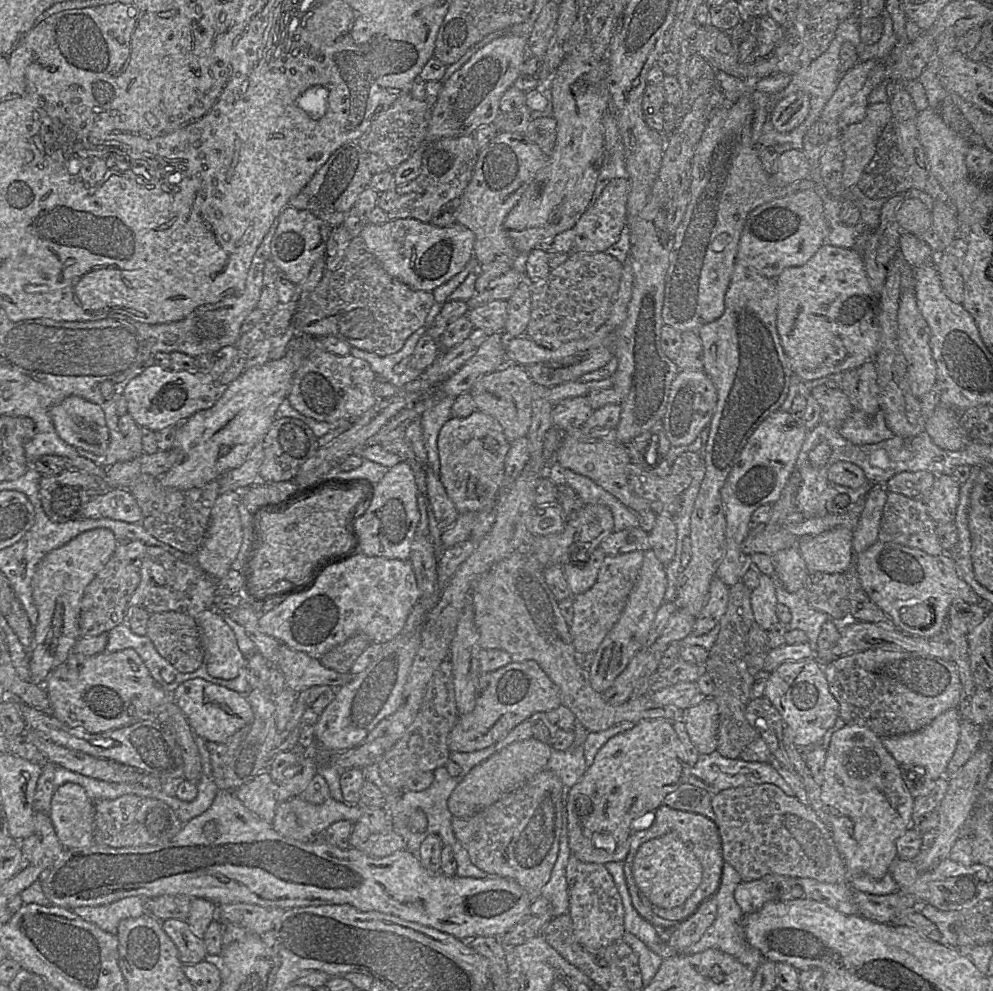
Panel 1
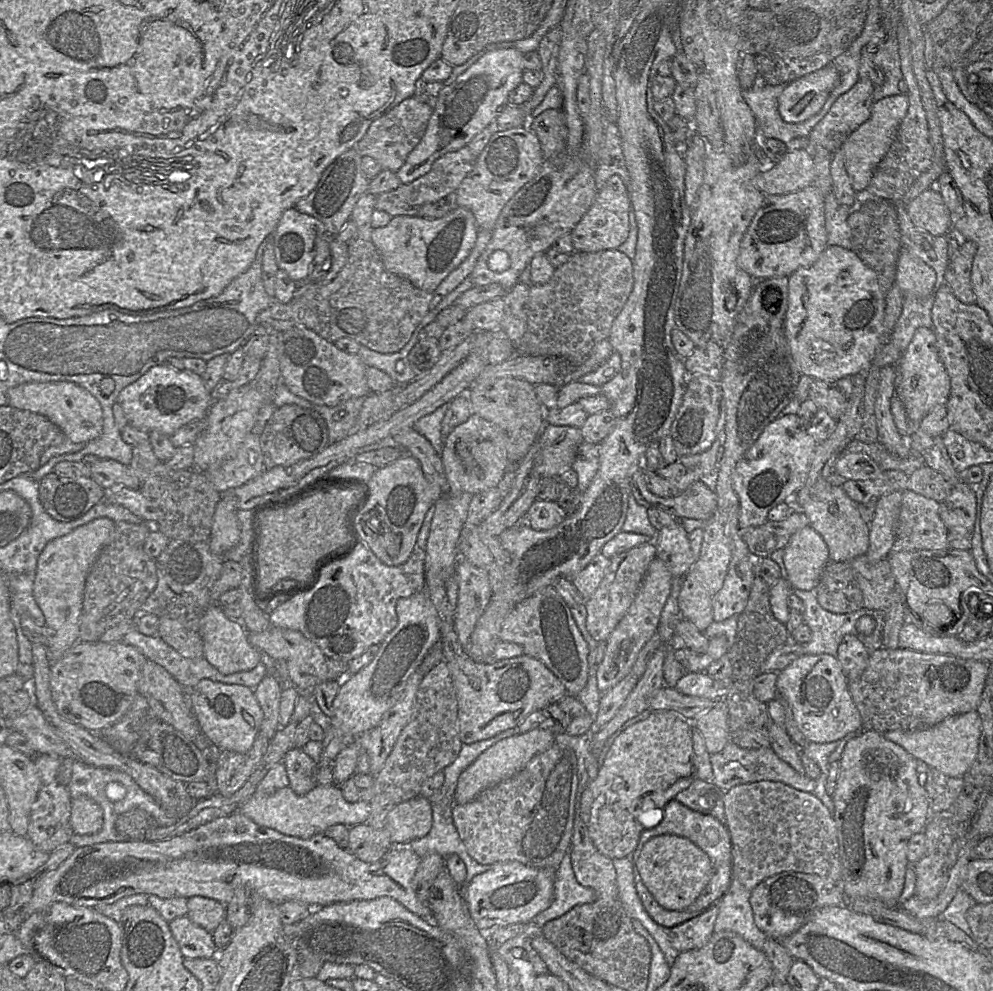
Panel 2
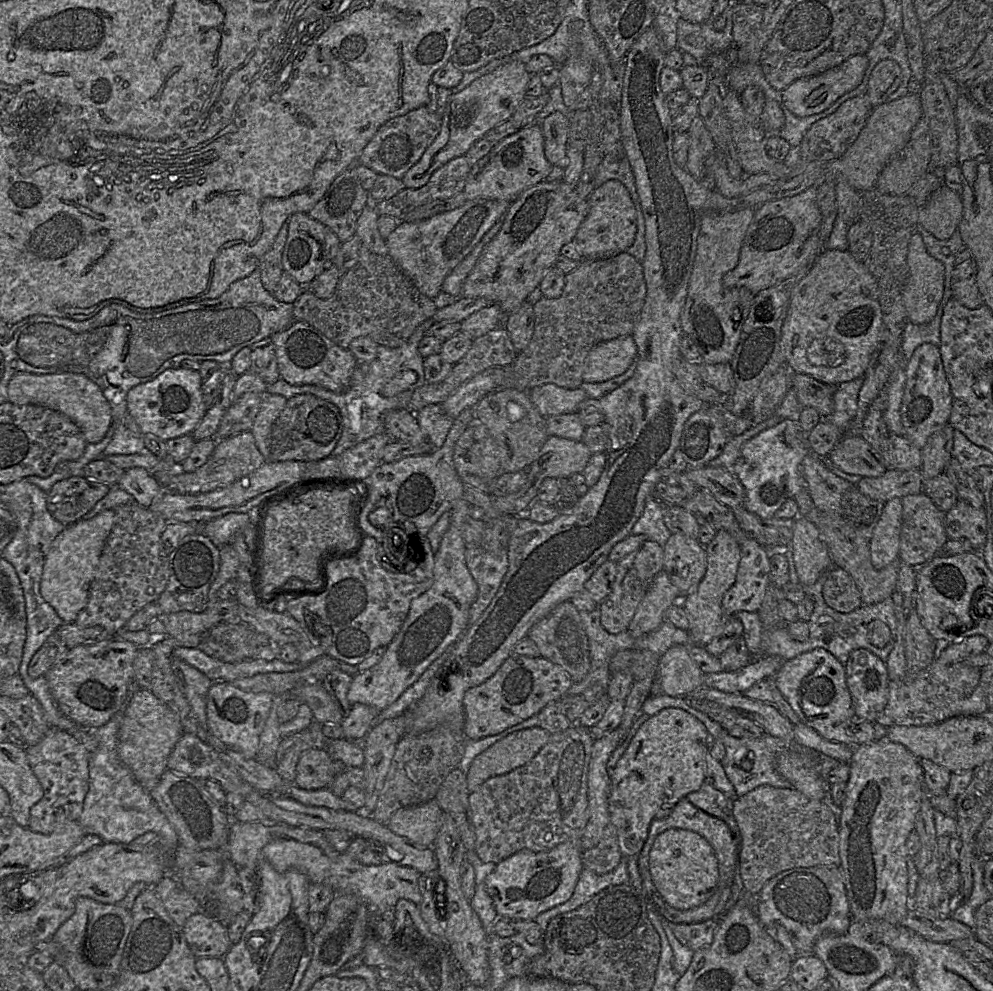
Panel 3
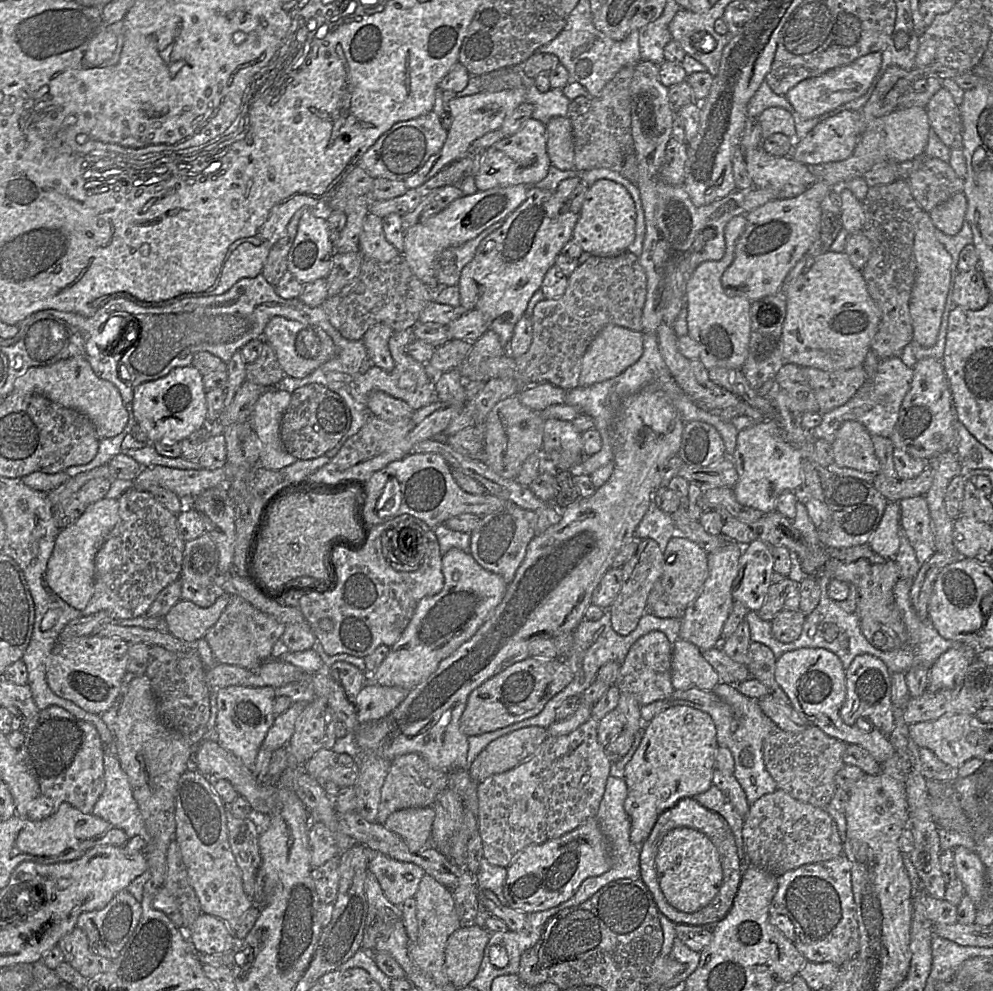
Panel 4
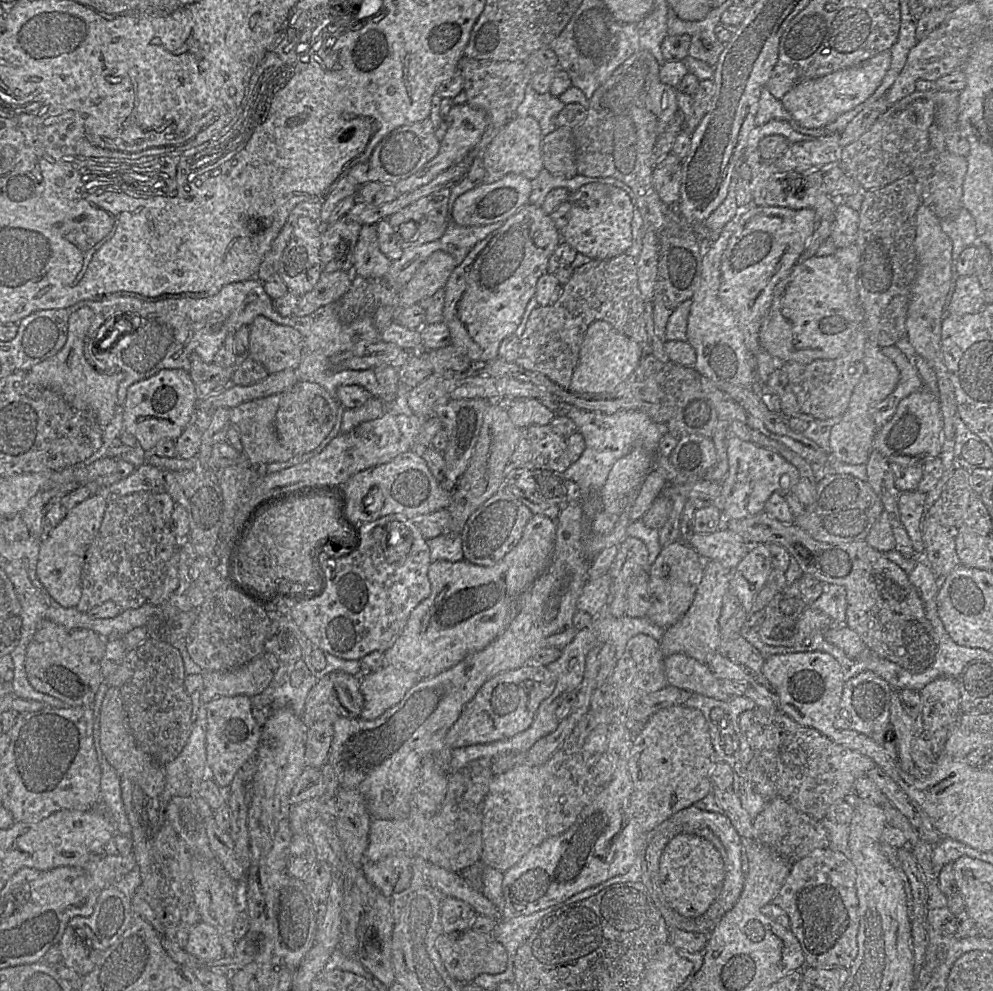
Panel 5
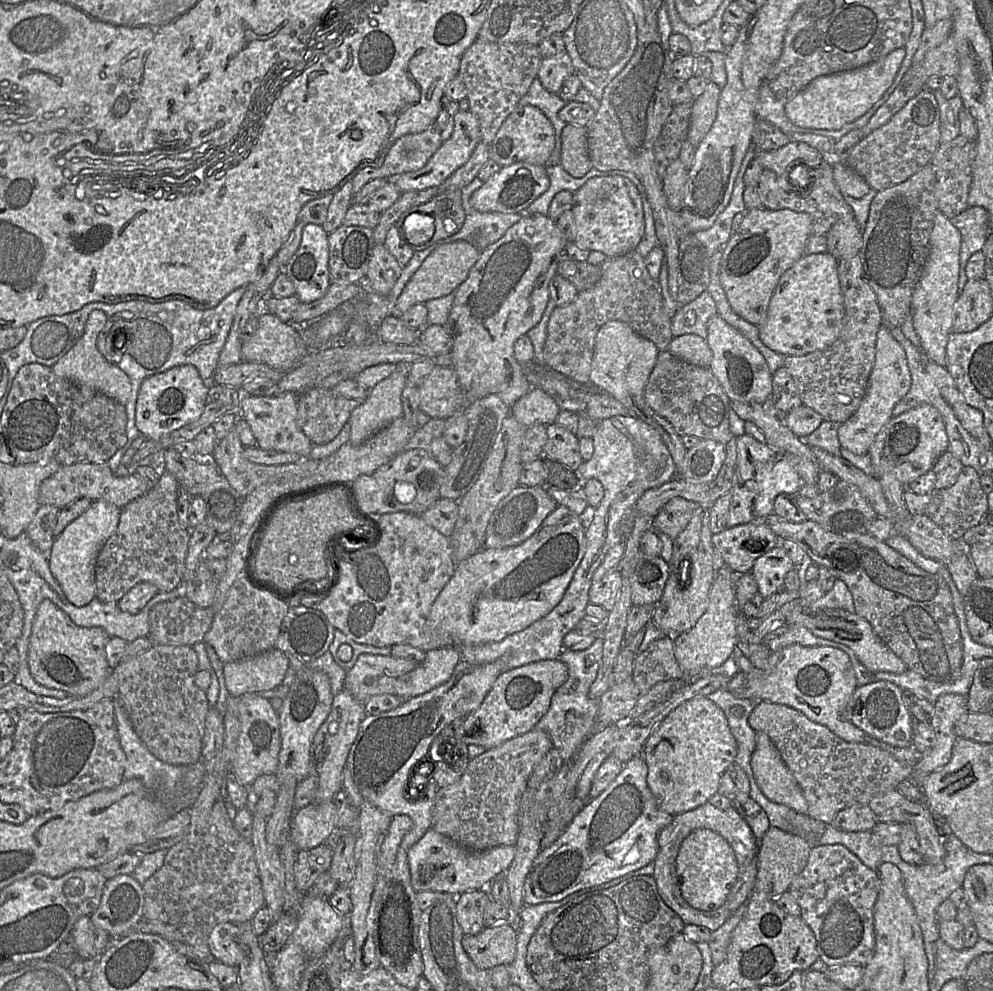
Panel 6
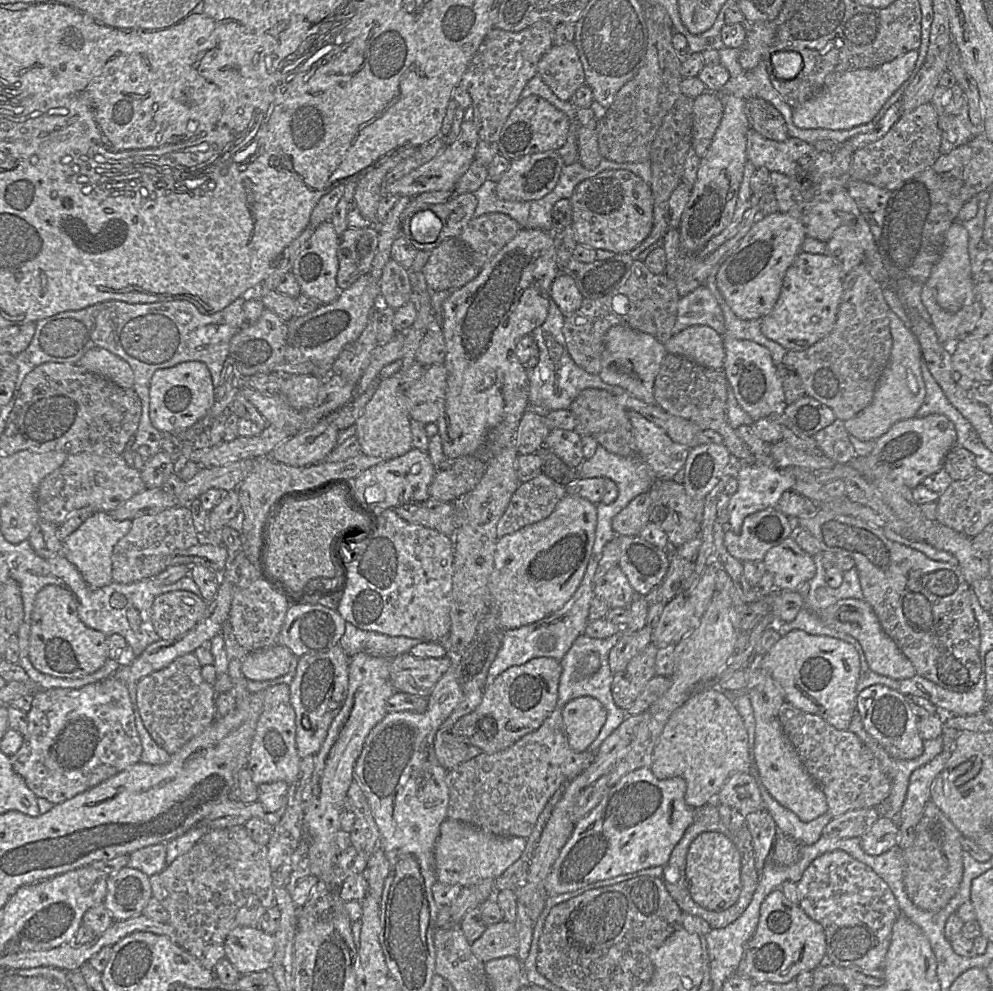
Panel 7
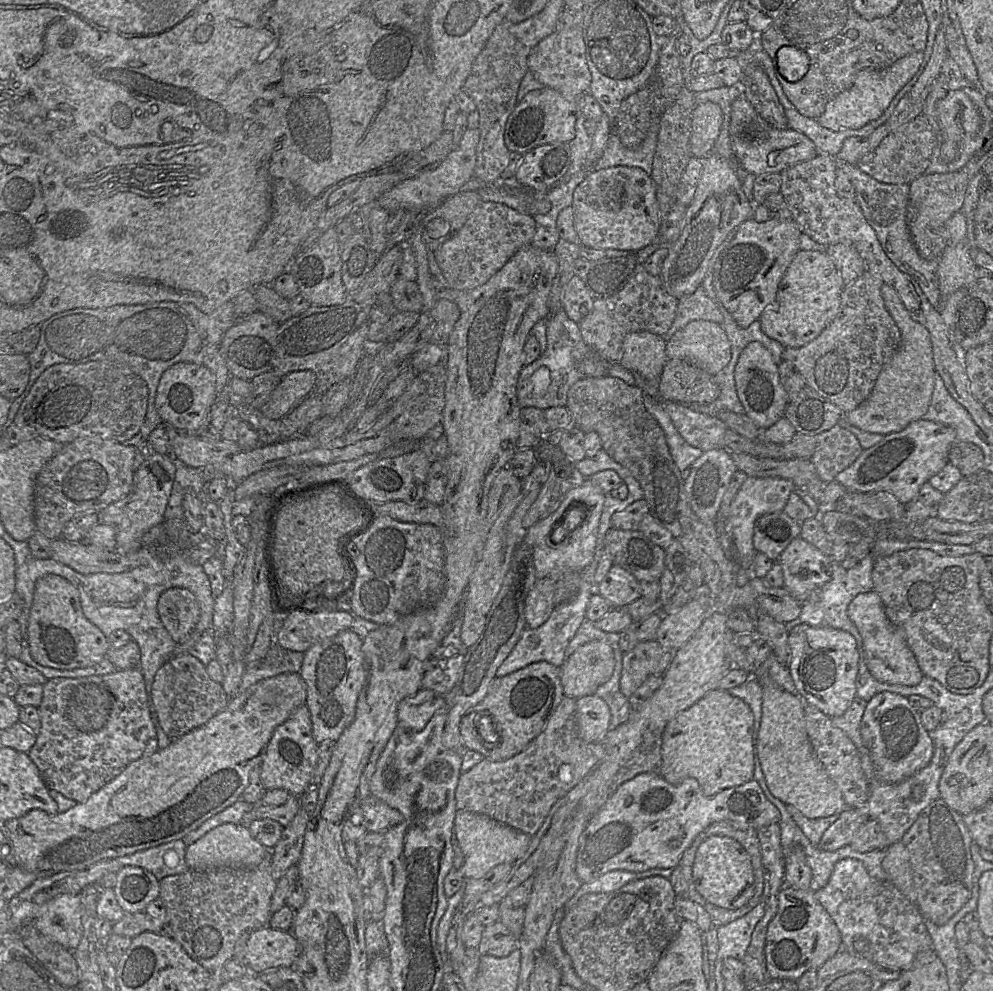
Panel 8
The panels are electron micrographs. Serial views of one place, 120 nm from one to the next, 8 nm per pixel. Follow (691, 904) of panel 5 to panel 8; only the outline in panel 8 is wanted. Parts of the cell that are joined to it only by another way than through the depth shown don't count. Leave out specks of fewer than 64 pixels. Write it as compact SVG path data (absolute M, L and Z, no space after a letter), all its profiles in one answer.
M712 835L707 837L696 851L693 881L697 891L708 902L726 909L740 908L754 893L751 858L735 839L723 835Z

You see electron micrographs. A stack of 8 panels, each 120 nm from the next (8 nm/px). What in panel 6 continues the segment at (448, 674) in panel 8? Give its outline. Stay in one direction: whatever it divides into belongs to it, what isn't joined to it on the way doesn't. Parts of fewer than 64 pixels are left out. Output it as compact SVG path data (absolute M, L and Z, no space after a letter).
M362 654L347 671L344 689L359 702L380 694L403 696L404 681L401 677L417 665L413 660L390 655Z

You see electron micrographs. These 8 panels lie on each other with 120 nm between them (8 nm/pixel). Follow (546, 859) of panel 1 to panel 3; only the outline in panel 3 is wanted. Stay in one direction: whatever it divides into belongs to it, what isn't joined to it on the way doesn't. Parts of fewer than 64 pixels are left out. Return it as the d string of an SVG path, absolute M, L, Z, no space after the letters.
M573 724L564 731L551 734L549 741L527 764L487 779L470 793L469 807L476 837L474 851L484 863L497 864L522 849L549 850L568 840L577 846L588 821L587 780L594 741L589 728Z

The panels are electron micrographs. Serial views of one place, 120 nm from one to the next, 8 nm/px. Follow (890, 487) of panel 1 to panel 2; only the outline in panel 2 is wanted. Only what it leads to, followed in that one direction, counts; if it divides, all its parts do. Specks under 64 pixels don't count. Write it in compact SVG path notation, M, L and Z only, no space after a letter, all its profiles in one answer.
M921 465L909 474L907 490L940 504L948 497L952 487L953 485L941 473Z

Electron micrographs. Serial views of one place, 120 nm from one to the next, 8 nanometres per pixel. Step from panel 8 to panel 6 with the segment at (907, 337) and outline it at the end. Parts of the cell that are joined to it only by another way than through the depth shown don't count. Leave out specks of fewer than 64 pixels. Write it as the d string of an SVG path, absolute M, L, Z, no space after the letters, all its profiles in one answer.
M882 325L877 333L875 362L863 399L855 413L838 428L841 447L857 455L868 453L876 435L893 417L893 408L906 395L910 386L911 374L903 346L894 338L891 330Z

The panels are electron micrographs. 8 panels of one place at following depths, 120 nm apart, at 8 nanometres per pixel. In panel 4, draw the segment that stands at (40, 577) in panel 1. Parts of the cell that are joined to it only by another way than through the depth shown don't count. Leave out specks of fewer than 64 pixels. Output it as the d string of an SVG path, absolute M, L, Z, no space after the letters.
M106 496L90 504L71 525L60 530L47 562L48 587L69 606L82 611L94 591L95 557L118 521L118 499Z

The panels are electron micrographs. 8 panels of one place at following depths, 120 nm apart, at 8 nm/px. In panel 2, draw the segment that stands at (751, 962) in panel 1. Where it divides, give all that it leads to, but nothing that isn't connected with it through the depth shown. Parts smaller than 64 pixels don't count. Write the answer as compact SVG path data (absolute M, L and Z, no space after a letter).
M732 878L727 892L717 905L714 932L732 931L756 949L763 951L767 935L754 922L749 898L750 891L738 879Z

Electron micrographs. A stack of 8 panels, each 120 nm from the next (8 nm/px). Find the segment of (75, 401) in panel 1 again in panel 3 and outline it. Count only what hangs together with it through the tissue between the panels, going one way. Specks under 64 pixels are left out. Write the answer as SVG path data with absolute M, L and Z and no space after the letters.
M18 373L9 382L8 401L17 405L40 405L66 415L80 428L87 443L101 441L113 423L111 407L100 387L83 374Z

